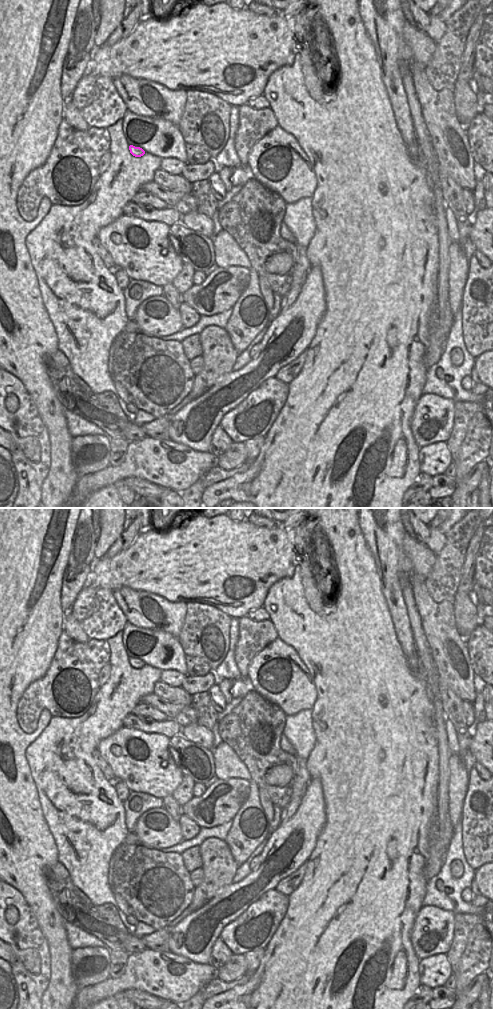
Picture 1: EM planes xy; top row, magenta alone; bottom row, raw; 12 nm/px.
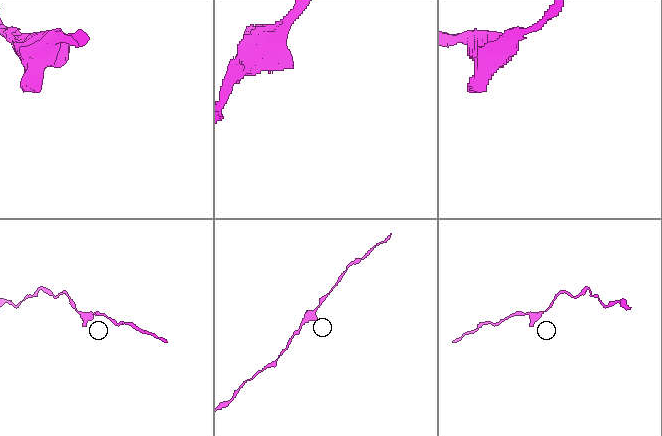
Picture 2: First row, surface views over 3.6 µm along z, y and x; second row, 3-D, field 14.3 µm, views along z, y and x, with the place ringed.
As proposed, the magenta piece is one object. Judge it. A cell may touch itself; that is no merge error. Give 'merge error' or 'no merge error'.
no merge error

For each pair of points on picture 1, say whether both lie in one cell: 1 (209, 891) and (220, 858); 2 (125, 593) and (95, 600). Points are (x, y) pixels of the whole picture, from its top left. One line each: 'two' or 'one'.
1: one
2: two

